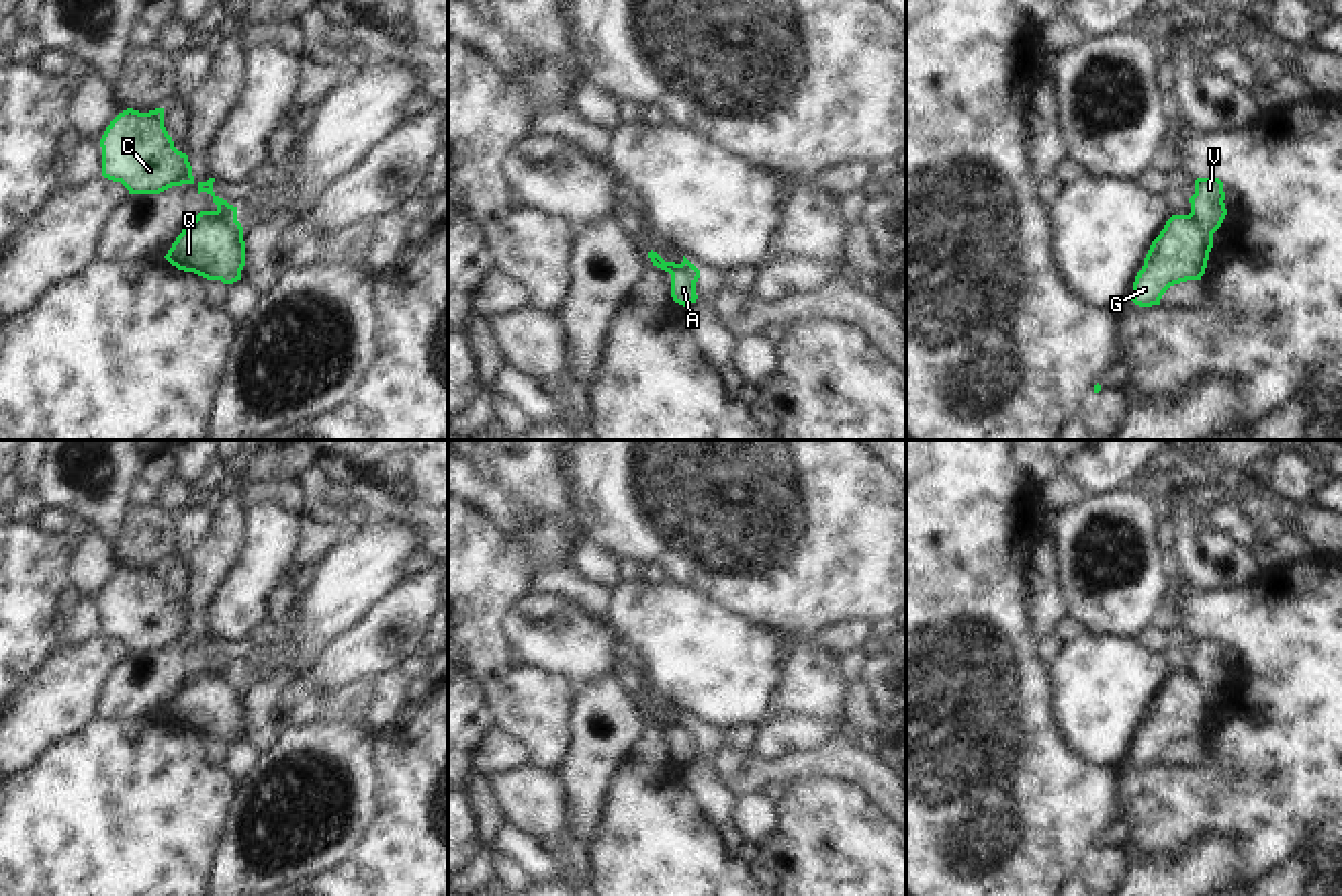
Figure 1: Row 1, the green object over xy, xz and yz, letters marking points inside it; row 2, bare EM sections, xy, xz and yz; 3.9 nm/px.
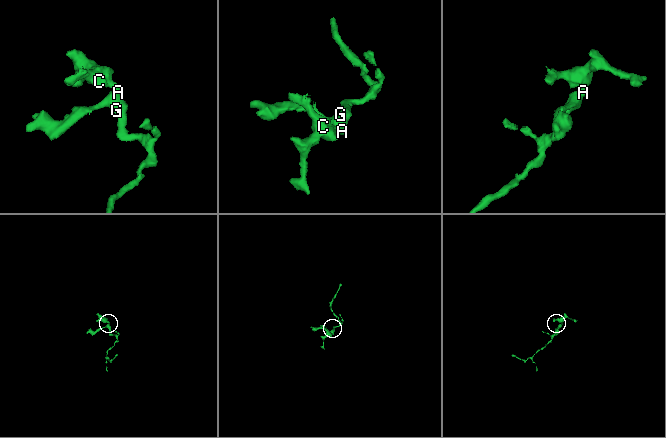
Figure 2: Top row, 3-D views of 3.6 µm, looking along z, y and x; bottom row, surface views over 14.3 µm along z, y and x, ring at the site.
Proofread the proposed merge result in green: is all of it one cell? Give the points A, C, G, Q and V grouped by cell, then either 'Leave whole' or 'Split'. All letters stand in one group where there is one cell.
Groups: A C V / G Q. Split.

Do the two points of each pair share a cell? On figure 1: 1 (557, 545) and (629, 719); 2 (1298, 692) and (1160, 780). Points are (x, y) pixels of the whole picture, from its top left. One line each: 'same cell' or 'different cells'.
1: different cells
2: same cell

